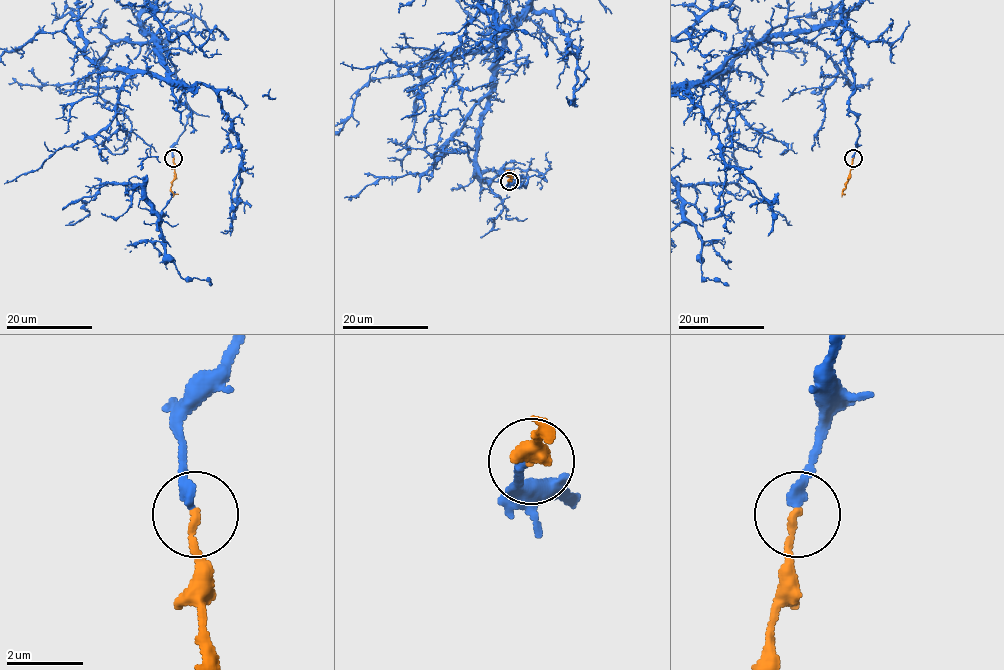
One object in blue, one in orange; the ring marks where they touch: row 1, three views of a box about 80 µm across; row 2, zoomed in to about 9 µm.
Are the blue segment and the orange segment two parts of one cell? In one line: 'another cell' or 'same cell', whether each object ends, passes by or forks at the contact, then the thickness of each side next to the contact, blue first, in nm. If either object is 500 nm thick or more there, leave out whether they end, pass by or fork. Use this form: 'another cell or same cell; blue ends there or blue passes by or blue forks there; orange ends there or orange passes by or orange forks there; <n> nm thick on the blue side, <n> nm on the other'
same cell; blue ends there; orange ends there; 280 nm thick on the blue side, 190 nm on the other

